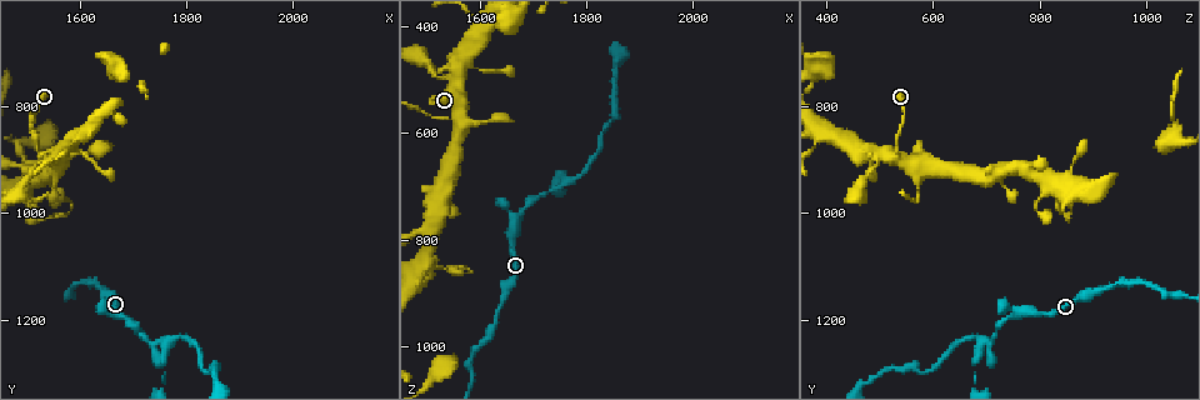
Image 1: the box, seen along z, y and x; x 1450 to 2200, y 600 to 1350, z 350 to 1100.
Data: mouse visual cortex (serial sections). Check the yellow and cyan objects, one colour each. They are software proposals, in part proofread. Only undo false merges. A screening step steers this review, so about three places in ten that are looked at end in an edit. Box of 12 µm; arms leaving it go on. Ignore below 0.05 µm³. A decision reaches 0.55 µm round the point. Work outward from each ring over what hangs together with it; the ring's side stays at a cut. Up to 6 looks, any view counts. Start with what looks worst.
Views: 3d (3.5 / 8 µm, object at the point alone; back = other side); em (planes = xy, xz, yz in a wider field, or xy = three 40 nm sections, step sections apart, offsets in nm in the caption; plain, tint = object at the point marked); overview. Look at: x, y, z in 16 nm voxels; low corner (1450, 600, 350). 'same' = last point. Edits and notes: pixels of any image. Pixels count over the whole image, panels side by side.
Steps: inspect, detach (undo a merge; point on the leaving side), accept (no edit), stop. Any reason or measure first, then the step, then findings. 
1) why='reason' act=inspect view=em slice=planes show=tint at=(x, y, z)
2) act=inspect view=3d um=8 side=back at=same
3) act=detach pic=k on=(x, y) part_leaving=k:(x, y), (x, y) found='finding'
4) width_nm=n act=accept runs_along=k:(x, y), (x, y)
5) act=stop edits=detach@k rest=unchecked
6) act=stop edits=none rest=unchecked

why='a fork' act=inspect view=3d um=3.5 at=(1760, 1240, 695)

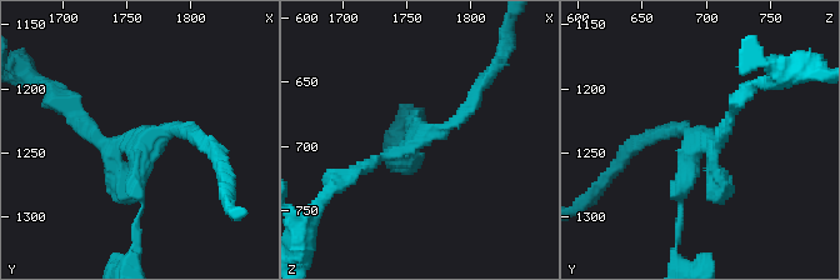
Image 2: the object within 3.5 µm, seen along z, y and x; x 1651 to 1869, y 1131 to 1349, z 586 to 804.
why='need the tissue' act=inspect view=em slice=planes show=tint at=(1760, 1242, 692)

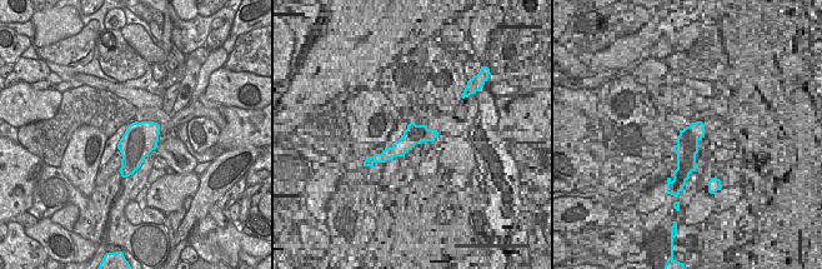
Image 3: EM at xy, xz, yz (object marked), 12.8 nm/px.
act=accept runs_along=2:(355, 170), (455, 121), (478, 93) found='continuous, no second cell'

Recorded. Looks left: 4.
why='three-way junction' act=inspect view=3d um=8 at=(1550, 900, 530)

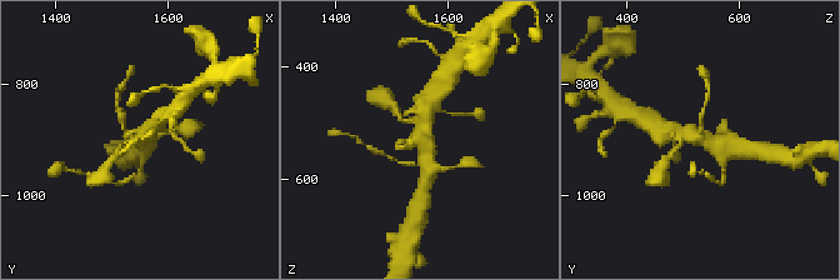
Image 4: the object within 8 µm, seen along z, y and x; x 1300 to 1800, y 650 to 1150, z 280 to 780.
why='shape alone is not enough' act=inspect view=em slice=xy step=1 show=tint at=(1550, 900, 530)

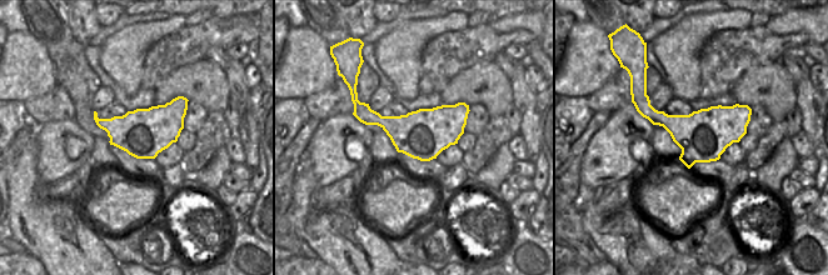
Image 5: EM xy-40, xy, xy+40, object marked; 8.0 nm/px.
act=accept runs_along=4:(703, 110), (703, 139), (734, 145) found='continuous, no second cell'

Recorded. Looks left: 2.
act=inspect view=3d um=8 at=(1535, 1010, 855)

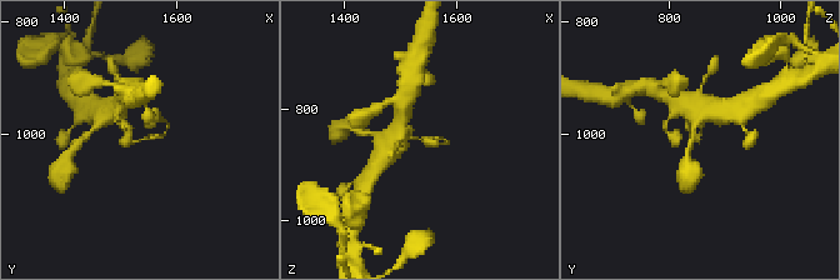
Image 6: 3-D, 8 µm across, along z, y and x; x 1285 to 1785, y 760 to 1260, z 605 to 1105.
arm_widths_nm=100,150 why='now the EM' act=inspect view=em slice=xy step=3 show=tint at=(1525, 1015, 855)

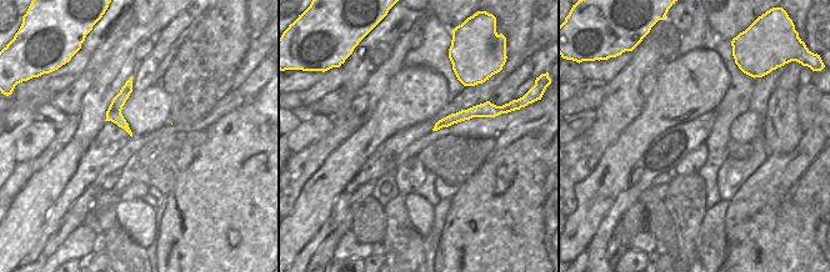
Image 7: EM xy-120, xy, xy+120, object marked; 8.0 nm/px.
act=accept runs_along=6:(401, 128), (411, 138), (446, 141) found='continuous, no second cell'

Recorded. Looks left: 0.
act=stop edits=none rest=unchecked

